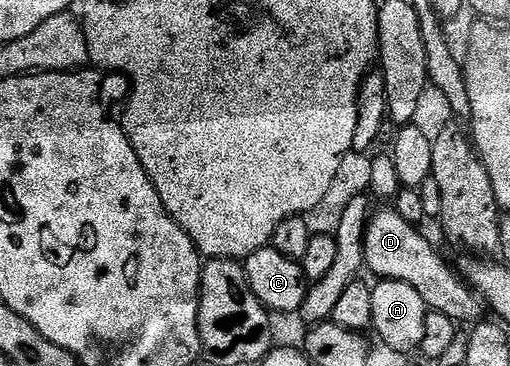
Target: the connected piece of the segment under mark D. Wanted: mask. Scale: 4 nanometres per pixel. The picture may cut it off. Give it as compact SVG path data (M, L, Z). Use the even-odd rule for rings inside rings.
M385 206L382 212L374 211L369 217L369 225L365 227L365 268L374 272L374 277L382 280L394 280L395 282L407 282L407 286L412 286L418 292L419 298L423 298L426 308L430 312L447 314L458 326L476 325L484 321L487 316L487 305L456 271L449 269L449 264L433 249L433 244L421 233L422 229L418 225L407 222L392 207Z

